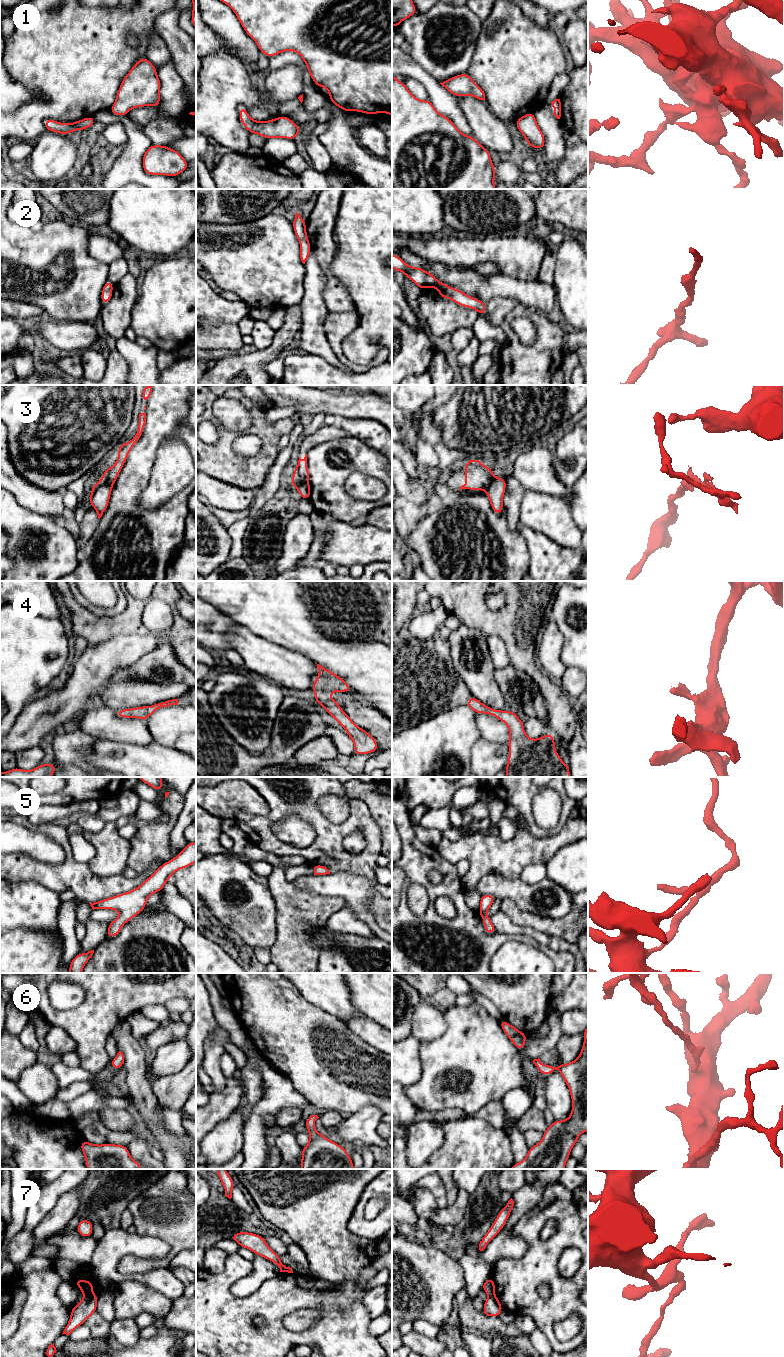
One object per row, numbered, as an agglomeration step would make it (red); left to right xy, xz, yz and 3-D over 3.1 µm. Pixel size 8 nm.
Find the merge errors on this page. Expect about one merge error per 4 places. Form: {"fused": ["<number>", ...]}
{"fused": ["3", "7"]}

